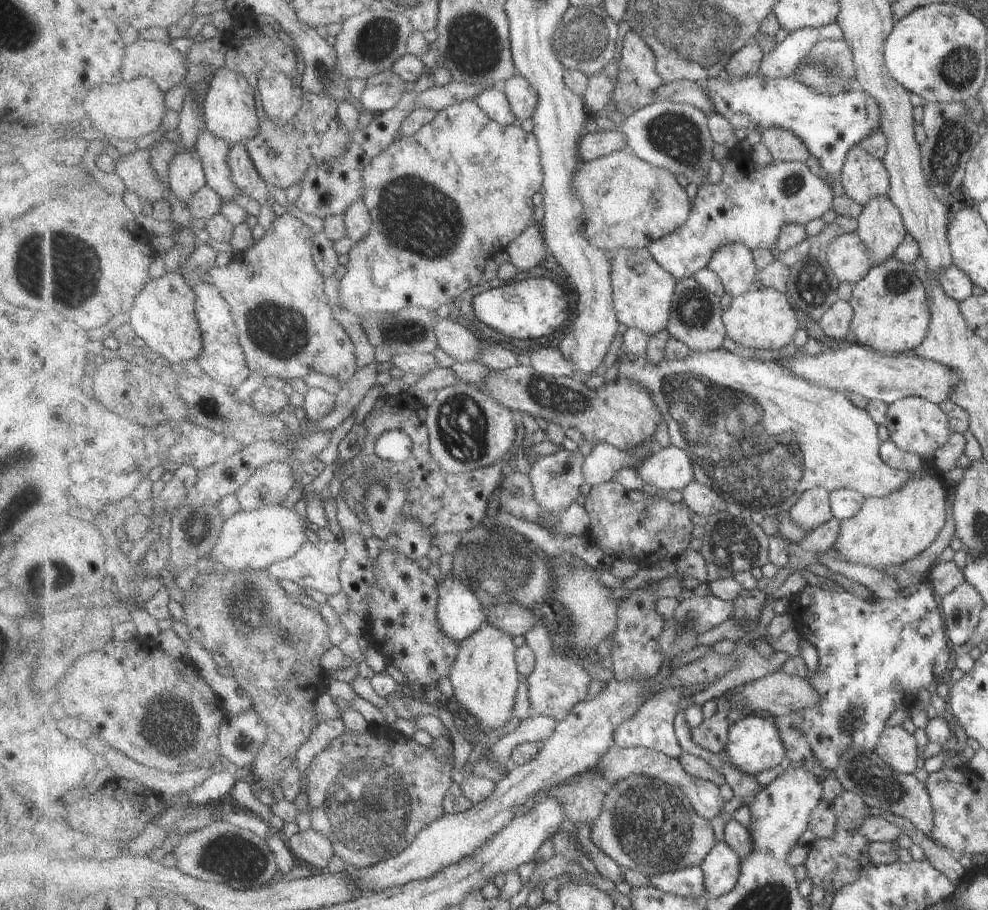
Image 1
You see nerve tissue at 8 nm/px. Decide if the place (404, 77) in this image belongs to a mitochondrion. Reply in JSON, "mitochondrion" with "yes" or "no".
{"mitochondrion":"no"}

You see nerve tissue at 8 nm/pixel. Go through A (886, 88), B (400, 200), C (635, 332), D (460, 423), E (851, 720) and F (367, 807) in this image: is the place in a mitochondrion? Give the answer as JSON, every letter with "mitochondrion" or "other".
{"A":"other","B":"mitochondrion","C":"other","D":"mitochondrion","E":"mitochondrion","F":"mitochondrion"}

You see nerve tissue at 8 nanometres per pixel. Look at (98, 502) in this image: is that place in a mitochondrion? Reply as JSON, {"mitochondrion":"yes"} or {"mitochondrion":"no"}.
{"mitochondrion":"no"}

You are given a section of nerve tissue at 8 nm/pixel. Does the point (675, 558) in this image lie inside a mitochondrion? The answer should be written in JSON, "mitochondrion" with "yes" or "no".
{"mitochondrion":"no"}

